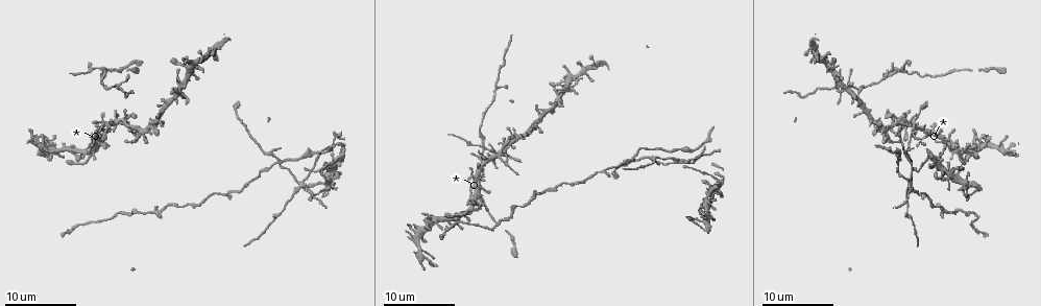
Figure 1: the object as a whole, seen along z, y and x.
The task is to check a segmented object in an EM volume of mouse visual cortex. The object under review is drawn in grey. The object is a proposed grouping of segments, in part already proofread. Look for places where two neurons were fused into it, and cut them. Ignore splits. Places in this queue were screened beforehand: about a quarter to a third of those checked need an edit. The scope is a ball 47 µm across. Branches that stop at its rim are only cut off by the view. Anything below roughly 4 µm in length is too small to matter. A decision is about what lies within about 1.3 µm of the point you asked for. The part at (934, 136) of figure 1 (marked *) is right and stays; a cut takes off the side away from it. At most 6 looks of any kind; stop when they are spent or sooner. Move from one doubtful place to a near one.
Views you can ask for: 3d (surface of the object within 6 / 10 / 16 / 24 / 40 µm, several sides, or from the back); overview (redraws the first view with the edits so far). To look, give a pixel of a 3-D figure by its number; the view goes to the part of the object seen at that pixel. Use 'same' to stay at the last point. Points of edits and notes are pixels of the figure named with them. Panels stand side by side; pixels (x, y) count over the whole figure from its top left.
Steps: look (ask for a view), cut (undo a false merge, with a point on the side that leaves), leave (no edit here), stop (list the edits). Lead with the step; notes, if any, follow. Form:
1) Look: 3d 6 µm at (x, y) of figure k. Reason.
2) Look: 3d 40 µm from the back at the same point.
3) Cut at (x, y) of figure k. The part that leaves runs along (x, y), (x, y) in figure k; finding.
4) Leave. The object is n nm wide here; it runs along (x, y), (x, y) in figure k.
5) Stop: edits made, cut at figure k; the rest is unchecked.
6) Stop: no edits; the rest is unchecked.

Look: 3d 10 µm at (483, 150) of figure 1. Four-way junction.

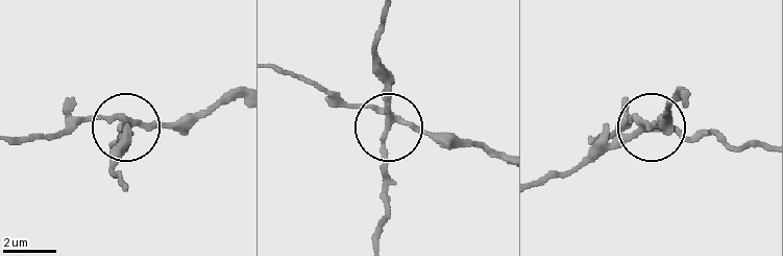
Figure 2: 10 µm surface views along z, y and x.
Look: 3d 6 µm at (645, 121) of figure 2.

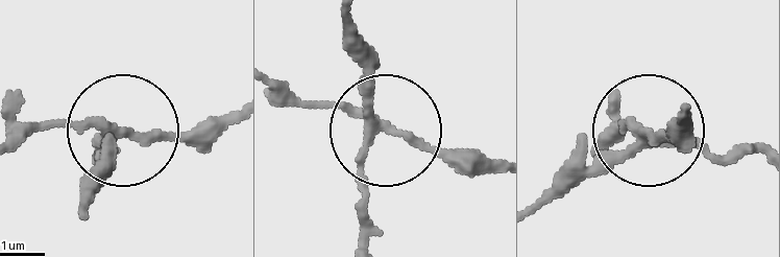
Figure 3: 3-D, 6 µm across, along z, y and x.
Cut at (176, 134) of figure 3. 4 arms meet here; the part that leaves runs along (121, 125), (150, 137), (229, 130) in figure 3; a second neuron is stuck on.

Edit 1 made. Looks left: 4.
Look: overview.

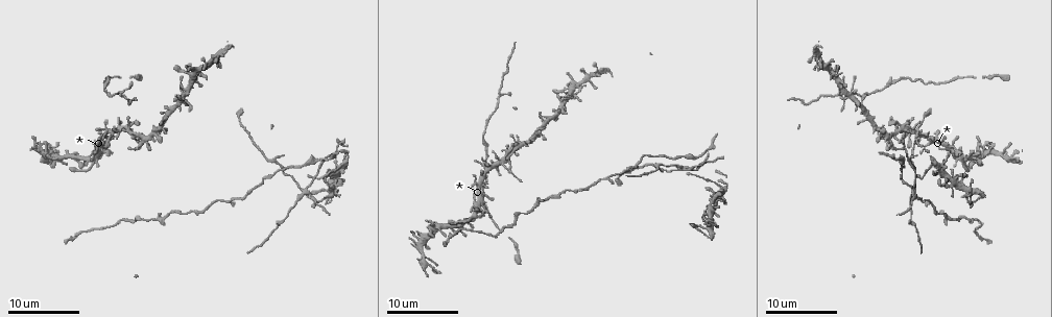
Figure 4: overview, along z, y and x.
Look: 3d 10 µm at (898, 129) of figure 4. Looks like a crossing.

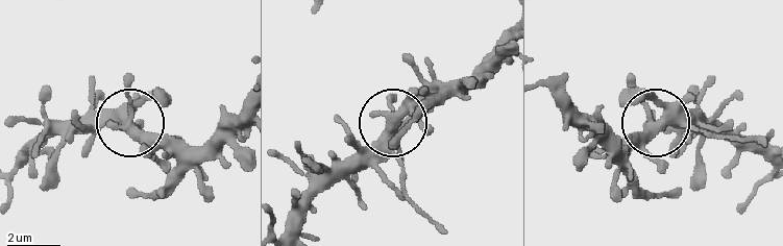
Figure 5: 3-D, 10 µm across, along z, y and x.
Leave. The object is 370 nm wide here; continuous, no second neuron.

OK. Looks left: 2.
Look: 3d 10 µm at (684, 169) of figure 4. Four arms meet.

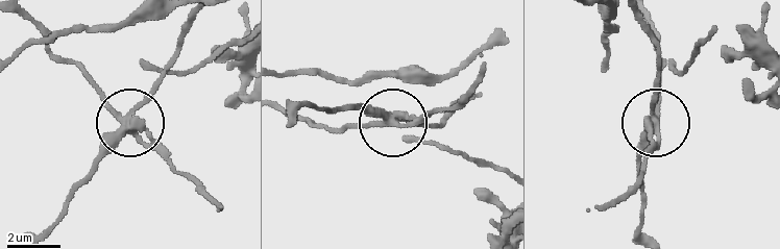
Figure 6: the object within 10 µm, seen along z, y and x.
Look: 3d 10 µm from the back at (654, 126) of figure 6. Other side.

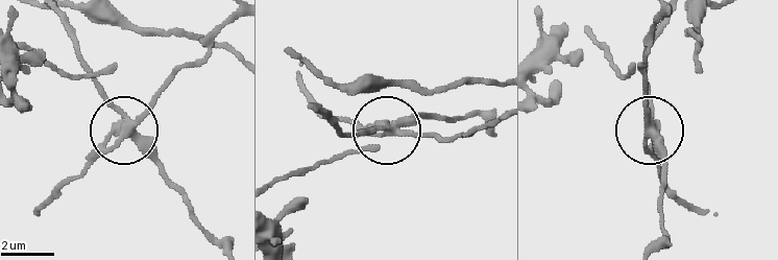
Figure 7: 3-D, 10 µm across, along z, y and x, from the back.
Cut at (152, 160) of figure 7. 4 arms meet here; the part that leaves runs along (127, 131), (215, 242) in figure 7; two neurons meet here.

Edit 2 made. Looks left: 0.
Stop: edits made, cut at figure 3, cut at figure 7; the rest is unchecked.

